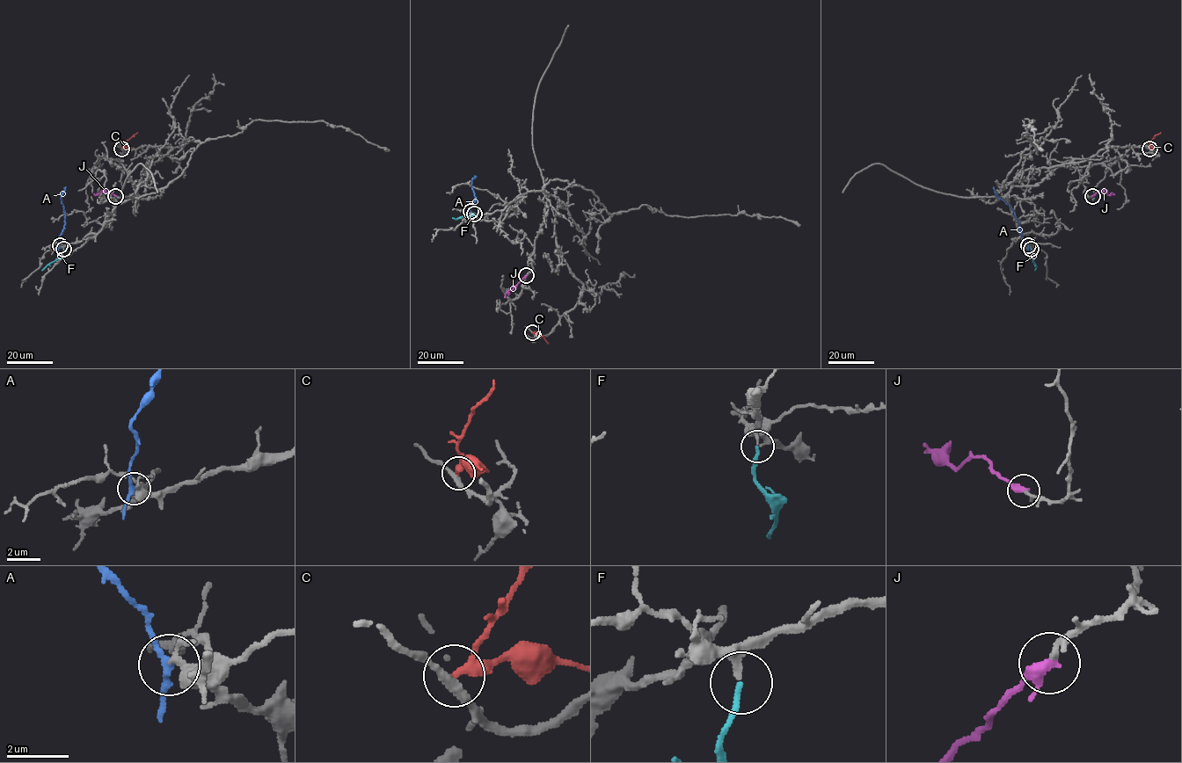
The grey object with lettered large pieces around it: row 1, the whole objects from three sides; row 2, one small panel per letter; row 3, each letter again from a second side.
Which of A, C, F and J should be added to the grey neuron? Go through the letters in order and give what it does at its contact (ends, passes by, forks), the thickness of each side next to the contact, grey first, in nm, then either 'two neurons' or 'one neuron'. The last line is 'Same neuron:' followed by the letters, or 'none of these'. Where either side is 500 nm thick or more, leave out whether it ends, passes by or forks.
A: it passes by; calibres 240 and 220 nm; two neurons
C: it passes by; calibres 300 and 240 nm; two neurons
F: it ends; calibres 160 and 170 nm; one neuron
J: it passes by; calibres 190 and 300 nm; one neuron
Same neuron: F, J

